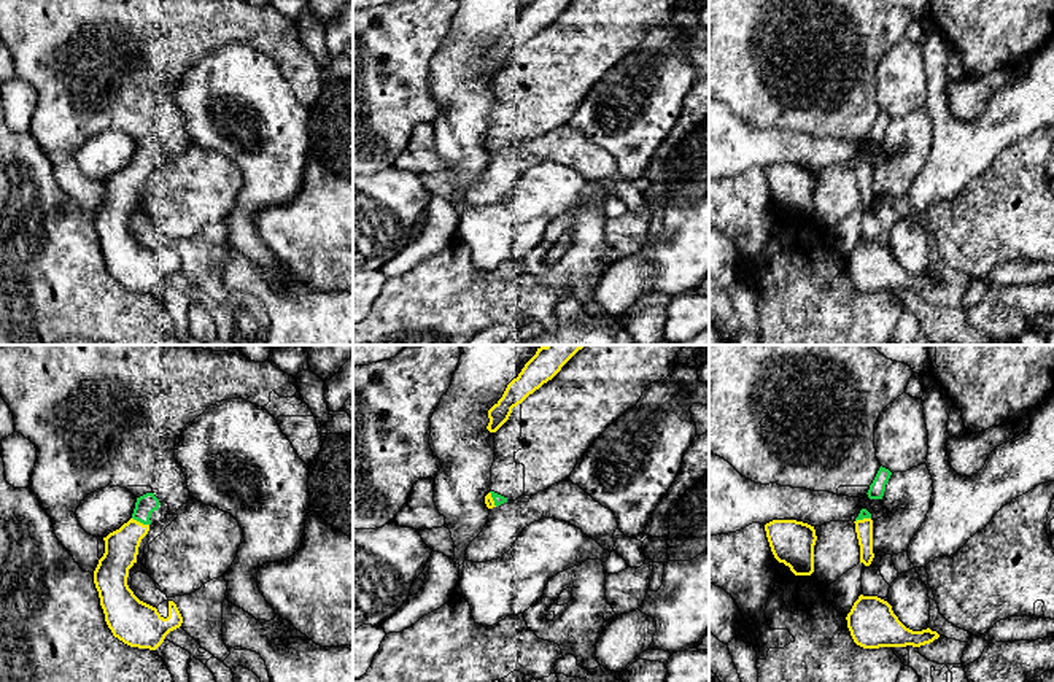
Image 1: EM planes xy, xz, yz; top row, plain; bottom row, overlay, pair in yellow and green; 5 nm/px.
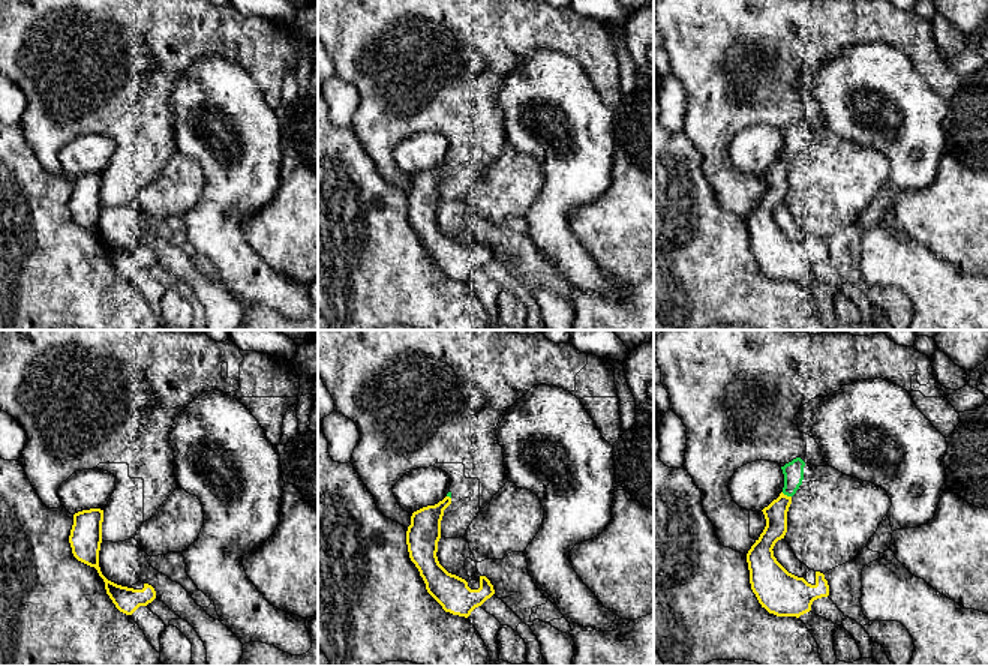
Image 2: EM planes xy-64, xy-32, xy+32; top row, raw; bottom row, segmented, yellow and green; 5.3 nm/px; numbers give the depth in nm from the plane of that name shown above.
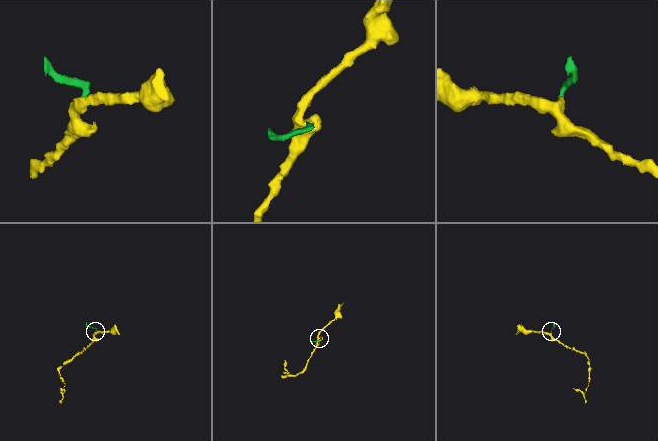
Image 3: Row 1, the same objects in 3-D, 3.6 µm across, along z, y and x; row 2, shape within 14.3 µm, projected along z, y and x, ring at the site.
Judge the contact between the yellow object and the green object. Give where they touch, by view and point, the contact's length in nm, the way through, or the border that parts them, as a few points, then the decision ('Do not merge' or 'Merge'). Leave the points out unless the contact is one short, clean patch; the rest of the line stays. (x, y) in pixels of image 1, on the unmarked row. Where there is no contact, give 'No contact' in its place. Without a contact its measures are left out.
Touches yellow at xy (139, 166). Shared border 100 nm. Merge

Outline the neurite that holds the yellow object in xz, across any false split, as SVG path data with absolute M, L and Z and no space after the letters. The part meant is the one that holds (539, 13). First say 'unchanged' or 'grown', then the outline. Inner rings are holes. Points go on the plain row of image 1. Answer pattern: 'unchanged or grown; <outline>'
unchanged; M533 0L517 22L513 22L502 41L488 54L486 73L496 76L510 60L512 52L529 38L552 24L572 0Z

